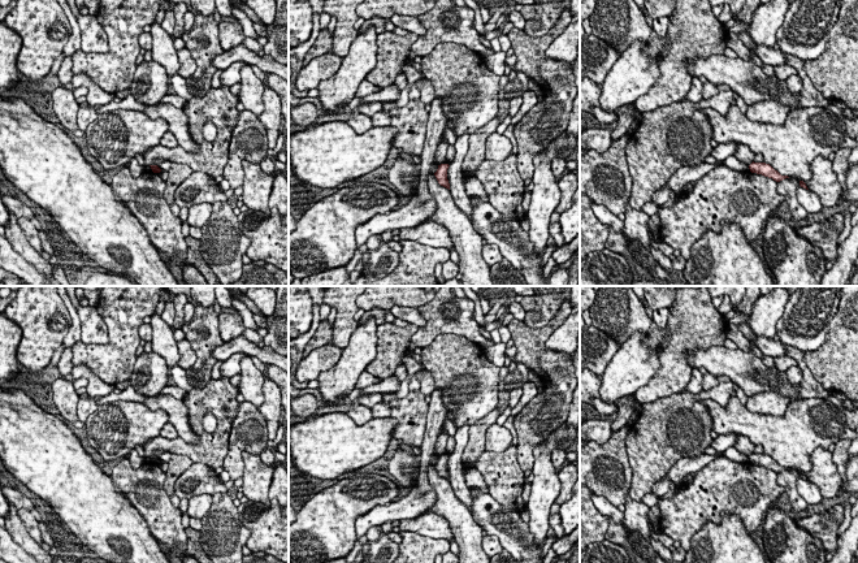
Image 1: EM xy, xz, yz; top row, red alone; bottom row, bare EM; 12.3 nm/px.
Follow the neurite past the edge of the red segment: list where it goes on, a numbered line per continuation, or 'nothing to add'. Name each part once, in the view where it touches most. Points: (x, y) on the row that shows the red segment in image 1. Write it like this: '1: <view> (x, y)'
nothing to add

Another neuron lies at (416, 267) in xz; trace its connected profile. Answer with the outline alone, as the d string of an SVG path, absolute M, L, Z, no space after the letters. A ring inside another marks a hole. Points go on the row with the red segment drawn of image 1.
M399 241L399 263L384 278L365 276L364 286L441 286L436 278L436 265L450 260L451 254L443 247L430 247L413 241Z

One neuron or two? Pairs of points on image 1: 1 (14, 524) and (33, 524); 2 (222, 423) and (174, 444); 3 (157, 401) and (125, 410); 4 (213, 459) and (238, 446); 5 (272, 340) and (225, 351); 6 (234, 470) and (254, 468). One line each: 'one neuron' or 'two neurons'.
1: two neurons
2: one neuron
3: two neurons
4: two neurons
5: two neurons
6: two neurons

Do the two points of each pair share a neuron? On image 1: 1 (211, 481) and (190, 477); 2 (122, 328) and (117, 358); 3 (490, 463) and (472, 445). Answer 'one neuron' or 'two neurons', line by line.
1: one neuron
2: one neuron
3: two neurons

